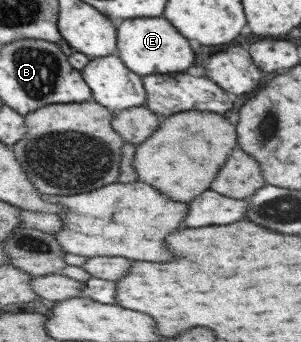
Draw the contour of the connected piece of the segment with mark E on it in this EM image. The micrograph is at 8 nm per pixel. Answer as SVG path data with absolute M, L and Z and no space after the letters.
M143 17L121 21L117 27L116 56L139 76L184 72L193 63L193 53L185 41L163 17Z

